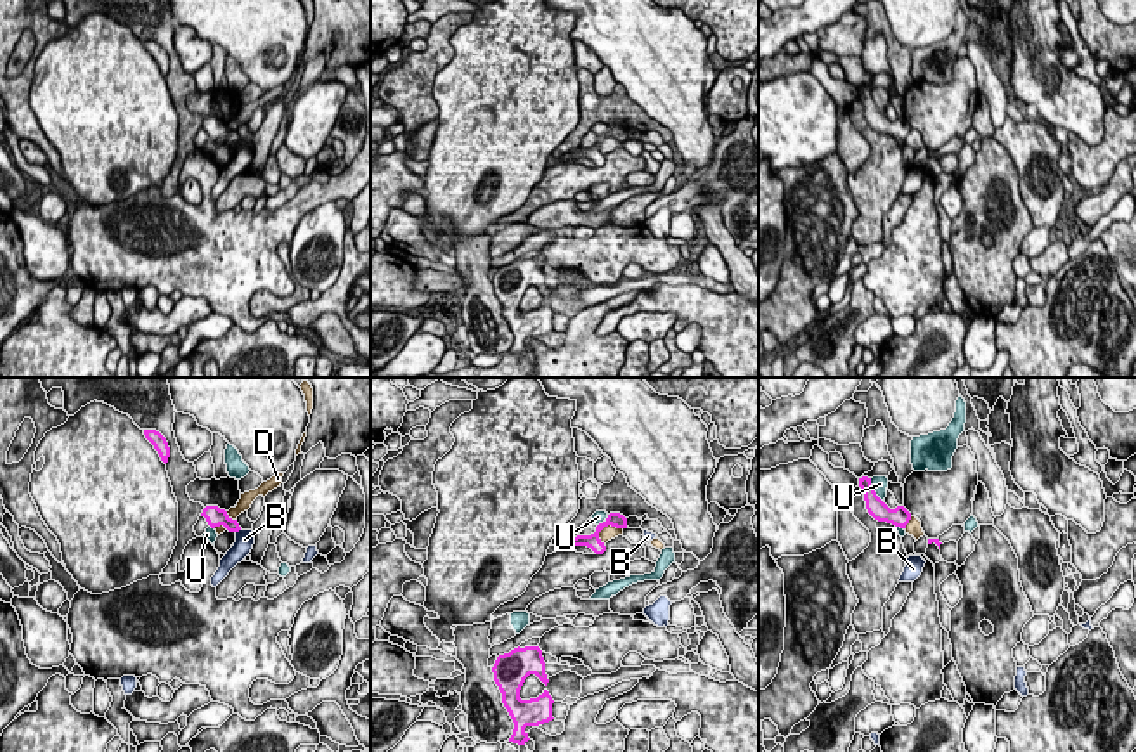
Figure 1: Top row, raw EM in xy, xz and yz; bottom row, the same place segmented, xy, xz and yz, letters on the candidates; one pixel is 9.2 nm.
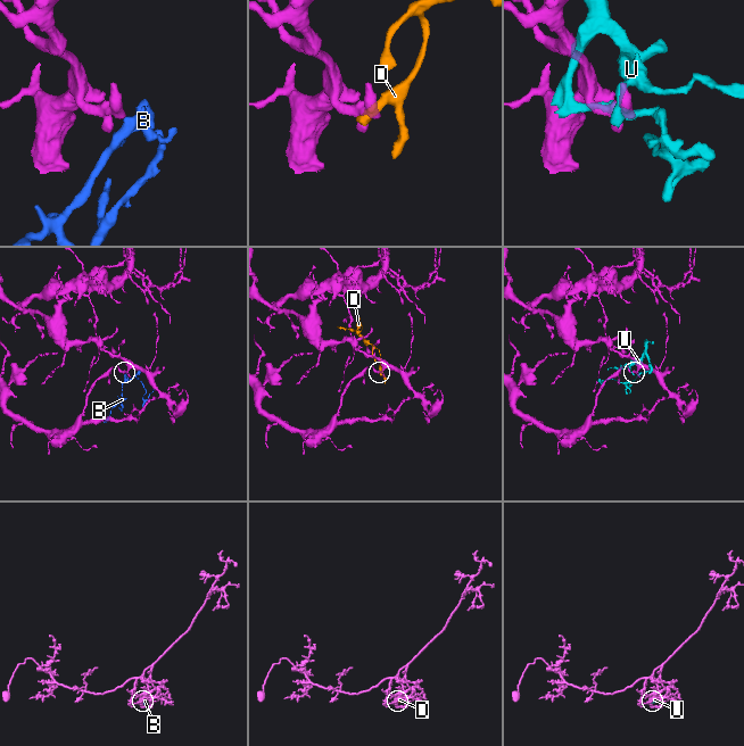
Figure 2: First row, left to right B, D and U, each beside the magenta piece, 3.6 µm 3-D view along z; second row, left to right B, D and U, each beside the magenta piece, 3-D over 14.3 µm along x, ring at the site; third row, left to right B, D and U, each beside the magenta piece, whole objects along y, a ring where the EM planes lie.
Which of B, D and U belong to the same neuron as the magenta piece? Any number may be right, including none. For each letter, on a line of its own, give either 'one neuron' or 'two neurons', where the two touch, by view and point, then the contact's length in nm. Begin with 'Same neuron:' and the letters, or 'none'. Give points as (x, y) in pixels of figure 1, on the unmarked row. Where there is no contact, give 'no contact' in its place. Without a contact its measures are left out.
Same neuron: none
B: two neurons; meets magenta in xy at (238, 142); contact 70 nm long
D: two neurons; meets magenta in xz at (606, 137); contact 260 nm long
U: two neurons; meets magenta in yz at (873, 103); contact 280 nm long

